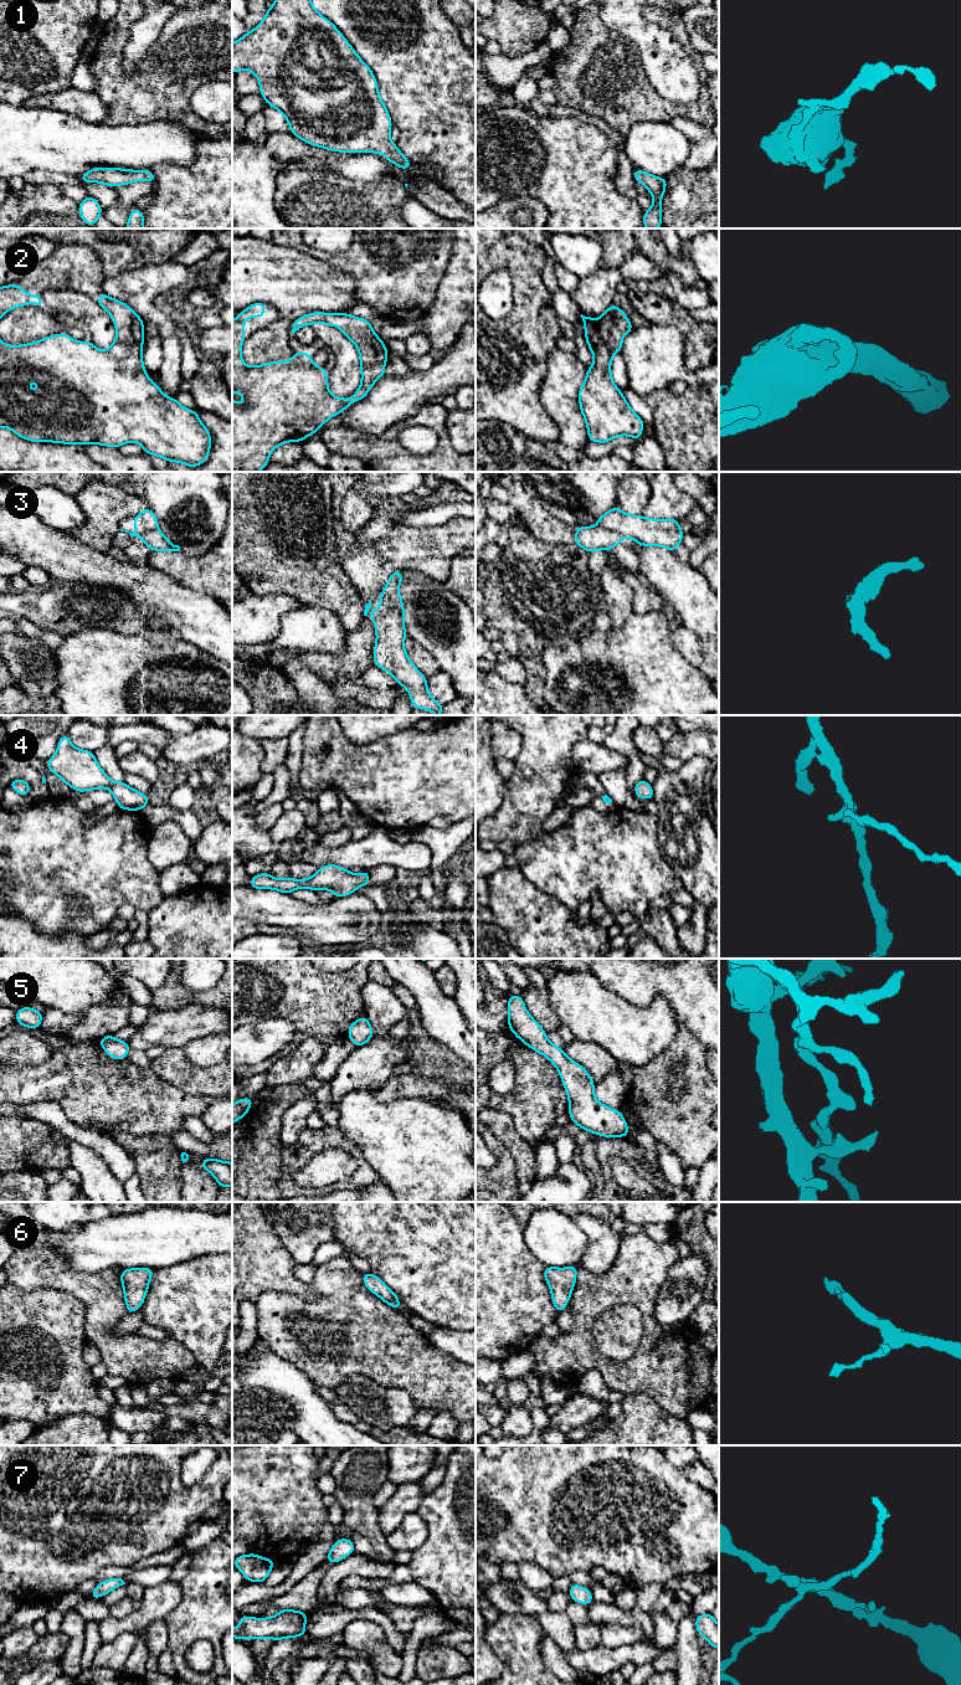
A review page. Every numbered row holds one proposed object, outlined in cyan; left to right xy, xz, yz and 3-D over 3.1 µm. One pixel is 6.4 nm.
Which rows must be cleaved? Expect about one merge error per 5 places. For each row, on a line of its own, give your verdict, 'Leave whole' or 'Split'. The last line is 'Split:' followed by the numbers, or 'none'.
1: Leave whole
2: Leave whole
3: Split
4: Leave whole
5: Leave whole
6: Leave whole
7: Leave whole
Split: 3

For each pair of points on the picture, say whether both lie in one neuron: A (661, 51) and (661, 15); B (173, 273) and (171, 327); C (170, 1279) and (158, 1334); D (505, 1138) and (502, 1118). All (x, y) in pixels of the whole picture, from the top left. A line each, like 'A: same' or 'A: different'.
A: different
B: same
C: different
D: same

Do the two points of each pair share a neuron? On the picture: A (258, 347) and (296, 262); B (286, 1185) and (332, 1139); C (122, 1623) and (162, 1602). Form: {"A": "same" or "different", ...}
{"A": "same", "B": "same", "C": "same"}

